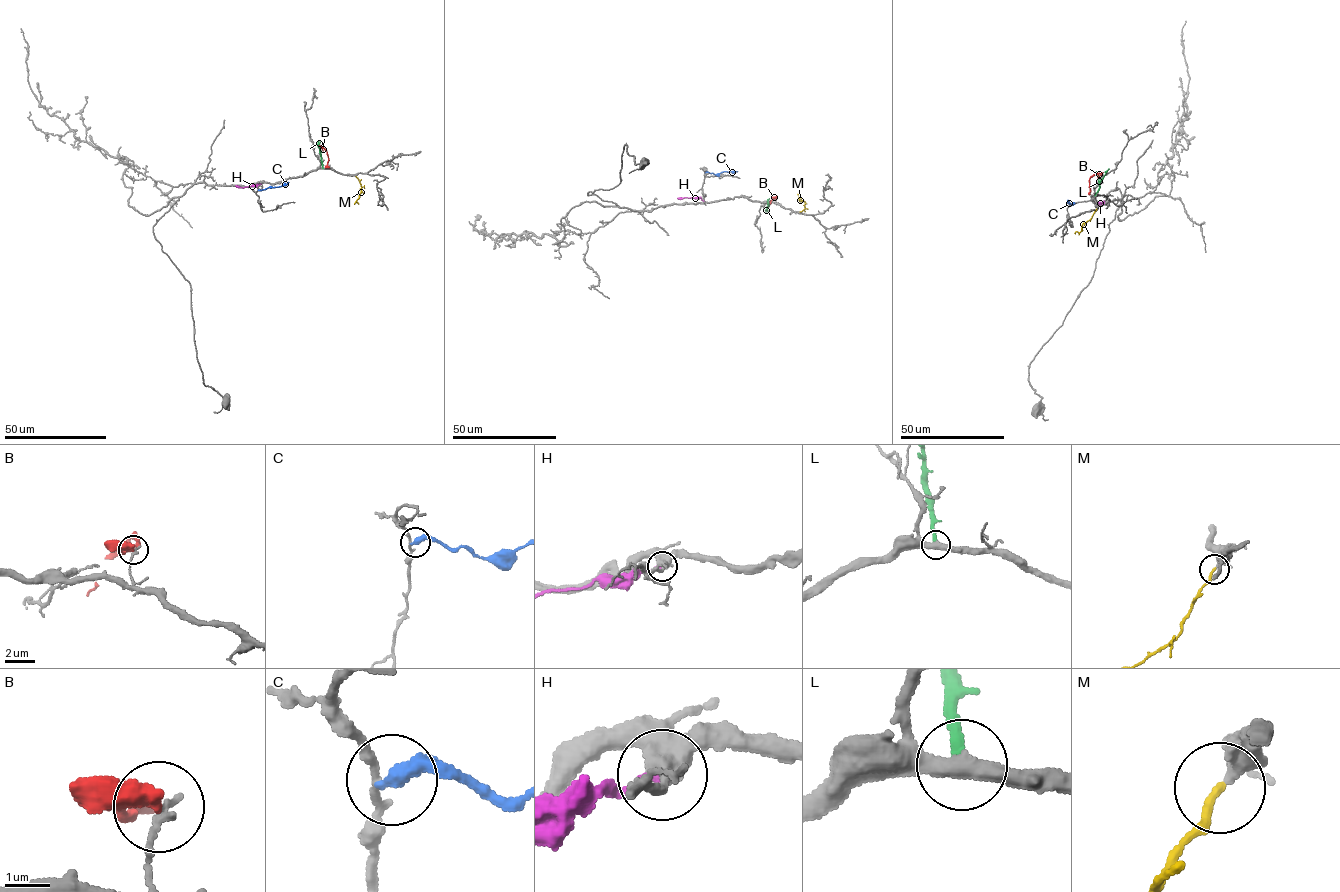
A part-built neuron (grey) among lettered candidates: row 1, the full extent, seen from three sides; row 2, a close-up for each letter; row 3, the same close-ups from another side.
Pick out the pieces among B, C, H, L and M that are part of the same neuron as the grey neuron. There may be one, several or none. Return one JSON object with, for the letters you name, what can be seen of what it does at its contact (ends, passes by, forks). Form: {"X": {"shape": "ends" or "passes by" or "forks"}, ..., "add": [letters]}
{"M": {"shape": "ends"}, "add": ["M"]}

